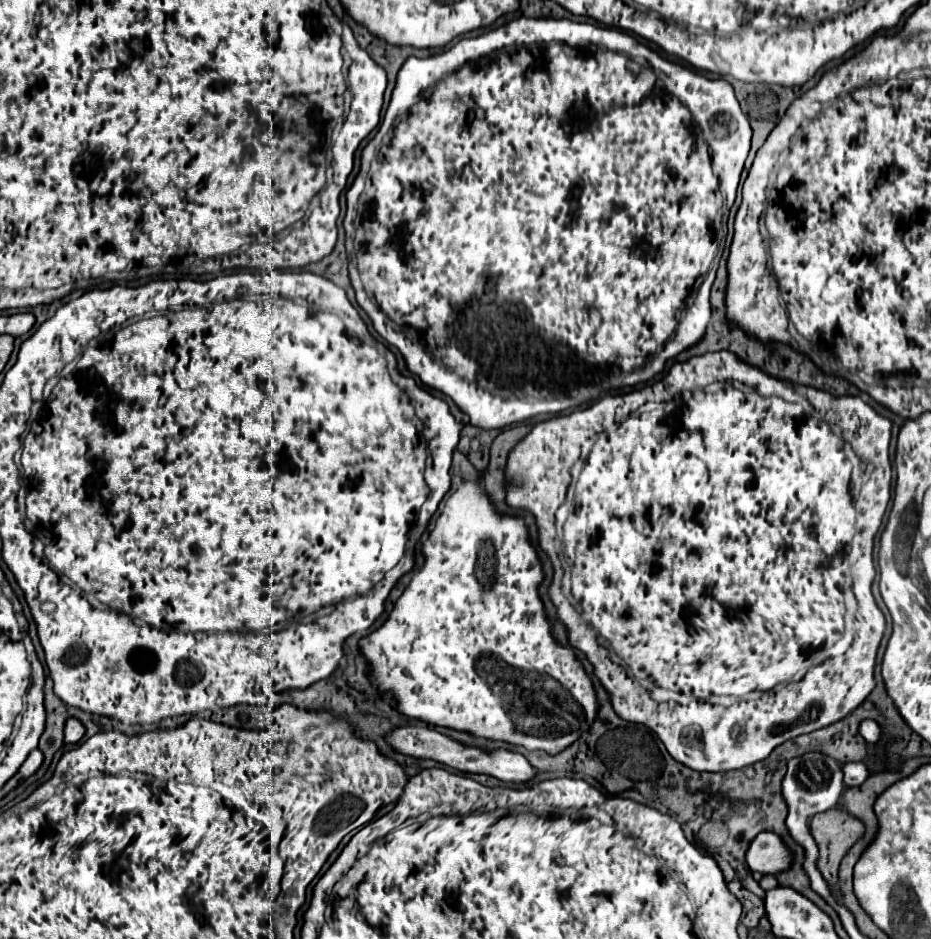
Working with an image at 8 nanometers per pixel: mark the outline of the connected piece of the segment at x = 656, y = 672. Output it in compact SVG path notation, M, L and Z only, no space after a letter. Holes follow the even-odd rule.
M726 351L700 355L700 357L692 357L684 363L674 363L670 367L668 375L654 385L634 389L626 395L604 397L584 411L574 411L572 415L554 417L550 421L538 423L512 449L512 453L508 457L506 475L510 479L510 485L508 485L506 499L508 499L510 507L528 509L536 517L536 525L540 531L540 545L550 555L554 570L550 595L552 595L560 621L570 631L572 647L582 649L586 653L588 661L594 665L594 675L602 681L602 685L610 693L614 711L626 721L642 723L642 725L650 727L658 735L658 739L666 745L668 753L678 763L684 763L694 771L732 771L732 769L742 769L746 765L754 765L756 761L766 759L772 753L772 749L782 745L784 741L794 739L804 733L812 733L816 729L828 727L828 725L844 719L852 709L856 709L868 697L868 693L876 685L874 683L874 665L876 665L876 651L878 651L880 639L884 635L884 615L874 603L870 585L876 576L876 565L873 559L874 538L882 523L886 505L890 501L892 465L890 465L890 457L888 457L888 447L890 447L892 423L886 417L878 415L860 397L834 399L830 395L824 395L824 391L814 391L806 386L797 389L797 386L805 385L793 385L787 381L774 379L756 367L746 367L746 363L738 363L738 359L734 359L734 355L730 355ZM734 381L740 381L746 387L752 387L763 397L760 397L756 391L742 393L742 391L734 389L732 385L728 385ZM710 385L722 385L722 387L714 393L706 393L710 389ZM648 401L664 403L664 405L658 407L656 411L642 413L640 417L630 415L632 411L636 411L640 405L644 405ZM862 463L866 465L864 470L861 467ZM855 487L858 490L862 489L860 491L862 498L857 502L859 510L856 510L854 502L856 495L851 494L851 490ZM566 489L568 489L567 495L576 495L572 513L564 525L566 563L572 565L572 584L570 580L565 580L567 575L564 575L564 569L560 567L558 541L556 541L556 509L564 503ZM656 689L668 691L668 693L670 691L678 693L682 699L680 699L680 703L674 699L660 701L652 693ZM712 695L734 695L734 697L748 695L748 699L736 701L730 707L724 707L718 703L710 703L708 697L712 697Z

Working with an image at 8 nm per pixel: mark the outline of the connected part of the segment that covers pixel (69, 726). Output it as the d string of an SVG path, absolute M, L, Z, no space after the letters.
M70 717L64 725L64 743L78 743L84 737L84 731L84 725L76 717Z

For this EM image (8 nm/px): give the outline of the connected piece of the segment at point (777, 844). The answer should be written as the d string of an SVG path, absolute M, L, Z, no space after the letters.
M762 831L752 841L746 853L746 863L752 871L758 871L762 875L768 875L768 873L778 875L790 869L790 865L794 863L794 855L786 847L786 843L780 839L780 835Z

